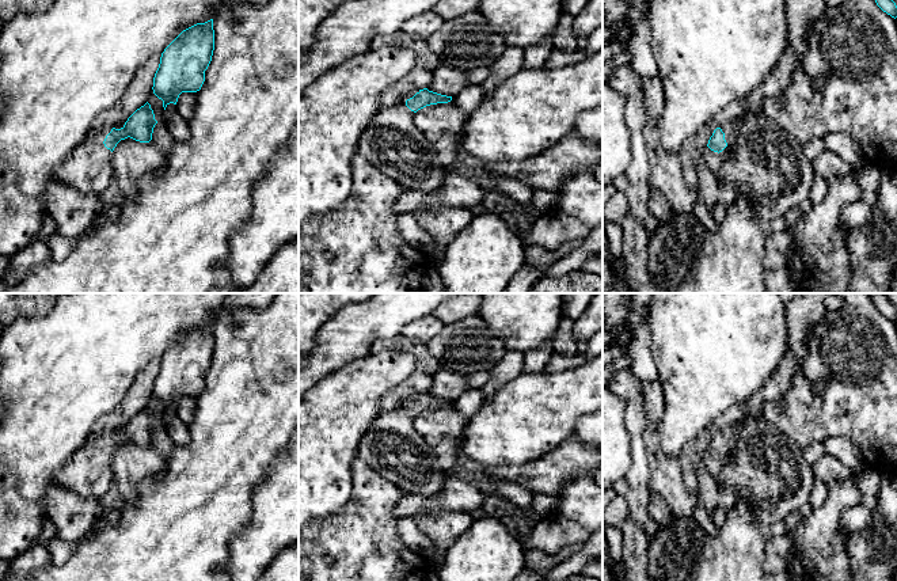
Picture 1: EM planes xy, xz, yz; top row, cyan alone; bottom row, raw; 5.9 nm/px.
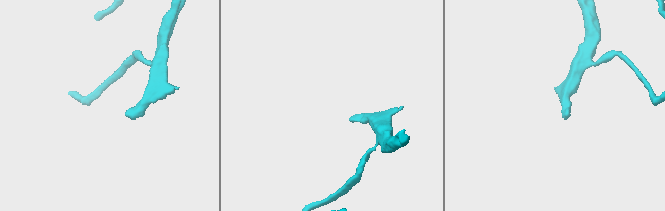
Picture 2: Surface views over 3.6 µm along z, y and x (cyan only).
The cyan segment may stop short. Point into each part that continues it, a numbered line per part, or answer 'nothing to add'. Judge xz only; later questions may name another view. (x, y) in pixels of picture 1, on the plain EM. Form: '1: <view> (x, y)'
1: xz (392, 447)

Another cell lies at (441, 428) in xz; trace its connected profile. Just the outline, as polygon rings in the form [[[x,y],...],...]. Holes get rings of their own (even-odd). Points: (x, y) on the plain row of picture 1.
[[[453,402],[448,407],[426,410],[414,418],[414,426],[421,437],[436,452],[441,470],[453,470],[460,453],[457,443],[470,418],[460,414]]]

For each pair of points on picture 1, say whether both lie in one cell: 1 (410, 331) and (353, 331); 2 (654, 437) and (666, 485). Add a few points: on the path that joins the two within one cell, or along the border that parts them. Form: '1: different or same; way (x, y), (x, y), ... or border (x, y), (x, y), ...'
1: different; border (429, 314), (407, 323), (401, 333)
2: same; way (654, 450), (665, 473)

